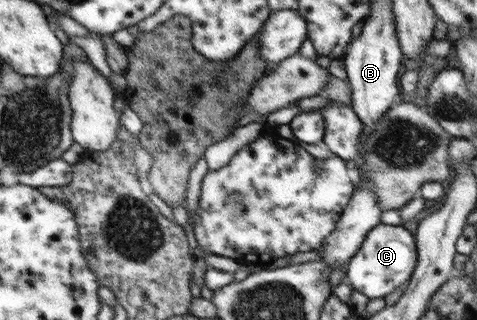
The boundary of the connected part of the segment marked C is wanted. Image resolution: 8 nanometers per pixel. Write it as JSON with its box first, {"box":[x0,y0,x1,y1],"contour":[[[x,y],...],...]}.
{"box":[346,221,417,299],"contour":[[[381,221],[366,235],[360,250],[346,267],[347,283],[369,299],[384,298],[403,283],[409,282],[417,263],[416,239],[403,225],[387,225]]]}

